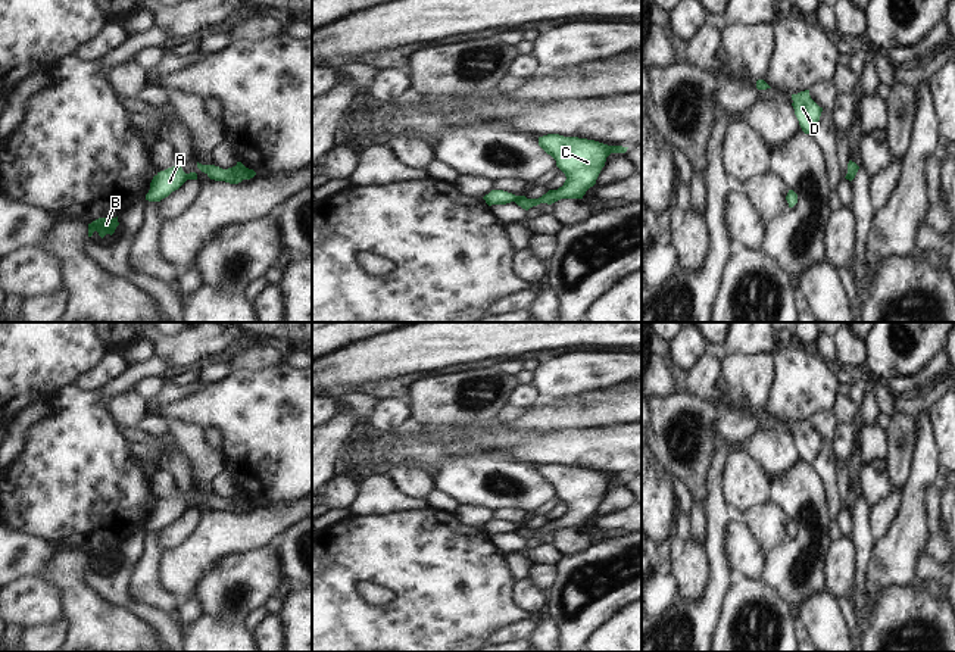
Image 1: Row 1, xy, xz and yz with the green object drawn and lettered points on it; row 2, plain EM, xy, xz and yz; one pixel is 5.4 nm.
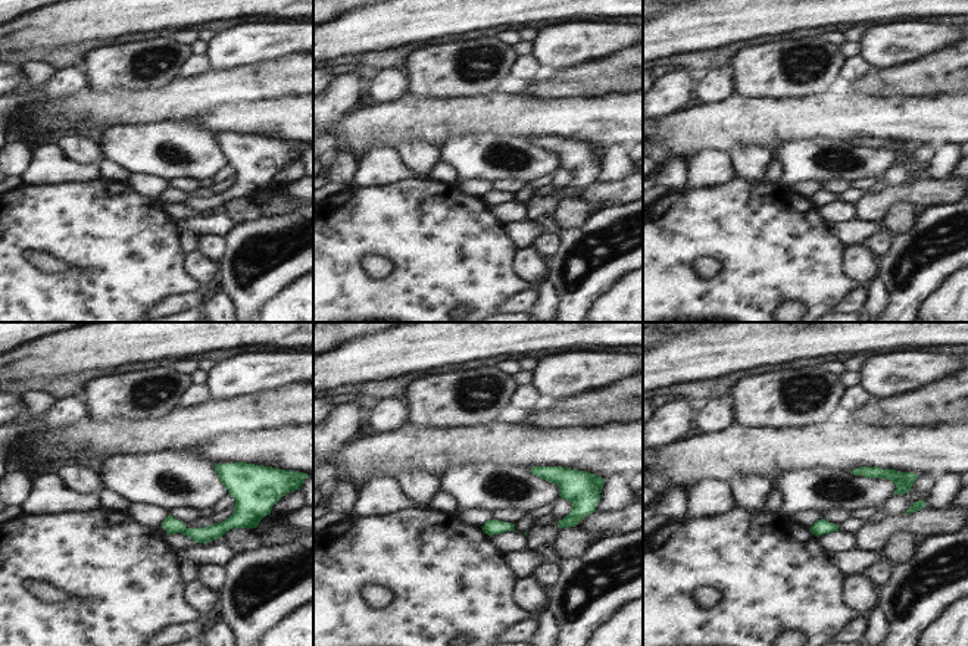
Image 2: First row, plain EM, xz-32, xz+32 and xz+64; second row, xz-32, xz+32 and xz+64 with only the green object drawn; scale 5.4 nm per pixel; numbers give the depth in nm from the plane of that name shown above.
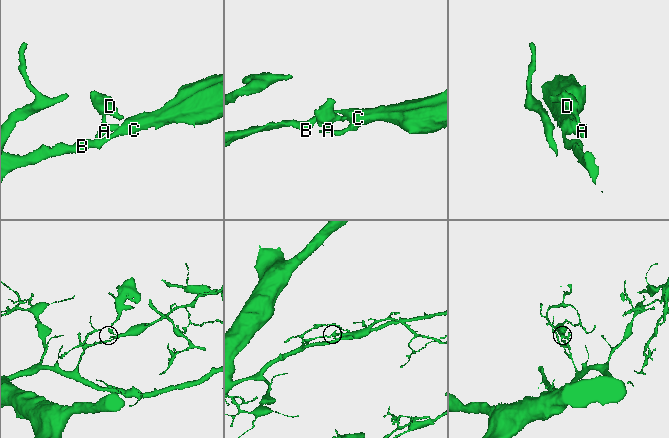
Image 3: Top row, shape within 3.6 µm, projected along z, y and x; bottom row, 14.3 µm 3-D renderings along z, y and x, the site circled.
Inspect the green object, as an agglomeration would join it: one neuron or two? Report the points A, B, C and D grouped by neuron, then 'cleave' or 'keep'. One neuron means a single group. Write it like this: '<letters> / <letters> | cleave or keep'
A D / B C | cleave

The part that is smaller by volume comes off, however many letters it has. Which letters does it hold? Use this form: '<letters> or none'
A, D

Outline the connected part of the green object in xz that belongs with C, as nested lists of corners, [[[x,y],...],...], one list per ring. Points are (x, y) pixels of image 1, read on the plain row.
[[[547,464],[539,467],[539,475],[556,490],[567,509],[558,520],[549,520],[539,528],[518,525],[515,533],[528,540],[540,533],[552,534],[561,528],[583,528],[596,514],[611,483],[625,483],[628,477],[608,475],[594,469]]]

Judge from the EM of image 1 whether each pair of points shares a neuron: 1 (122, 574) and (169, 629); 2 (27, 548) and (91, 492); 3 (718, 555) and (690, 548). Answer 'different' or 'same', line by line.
1: same
2: different
3: different

